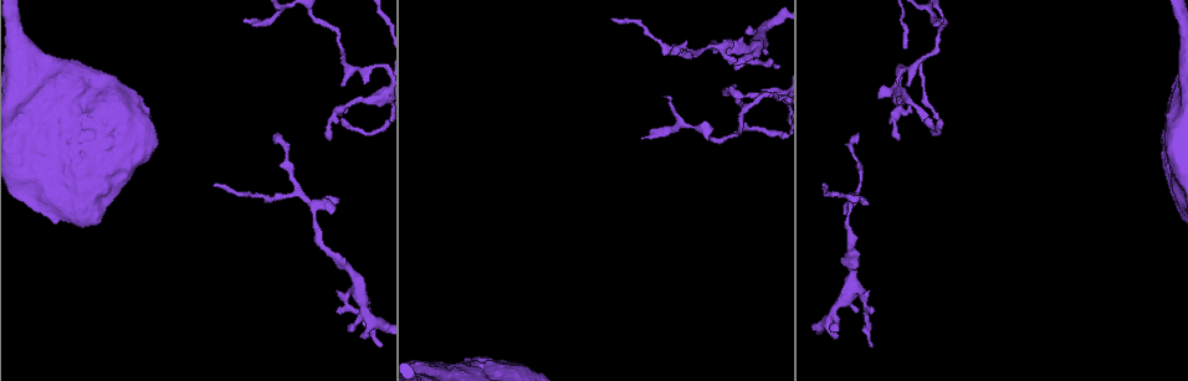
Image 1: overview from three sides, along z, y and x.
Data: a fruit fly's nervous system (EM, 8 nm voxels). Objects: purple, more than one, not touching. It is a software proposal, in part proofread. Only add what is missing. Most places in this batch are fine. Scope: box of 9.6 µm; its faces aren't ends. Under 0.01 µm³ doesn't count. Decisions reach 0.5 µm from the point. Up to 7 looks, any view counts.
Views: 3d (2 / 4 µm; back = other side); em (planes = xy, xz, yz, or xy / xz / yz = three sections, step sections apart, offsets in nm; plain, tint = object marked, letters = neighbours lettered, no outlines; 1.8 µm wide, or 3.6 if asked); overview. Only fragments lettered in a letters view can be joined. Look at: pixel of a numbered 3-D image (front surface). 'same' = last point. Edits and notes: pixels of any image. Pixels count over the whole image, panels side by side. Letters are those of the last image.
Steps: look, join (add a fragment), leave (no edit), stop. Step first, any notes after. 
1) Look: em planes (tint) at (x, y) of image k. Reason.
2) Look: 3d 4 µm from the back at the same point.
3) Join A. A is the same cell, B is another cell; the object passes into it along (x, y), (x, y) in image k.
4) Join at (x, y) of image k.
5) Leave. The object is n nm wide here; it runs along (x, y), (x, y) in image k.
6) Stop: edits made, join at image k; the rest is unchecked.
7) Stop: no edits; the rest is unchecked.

Look: em xy step 8 (letters) at (902, 105) of image 1. Narrows sharply.

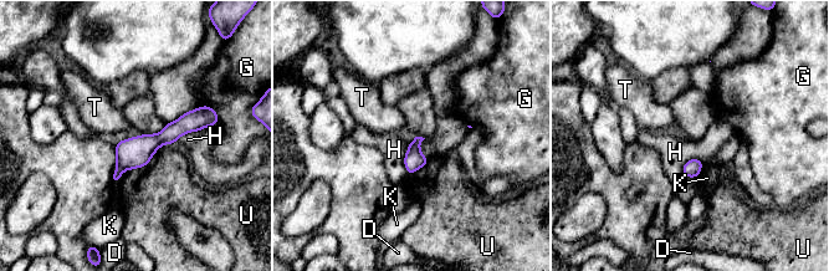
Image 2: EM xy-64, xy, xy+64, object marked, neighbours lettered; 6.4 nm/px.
Look: em planes (letters) at the same point.

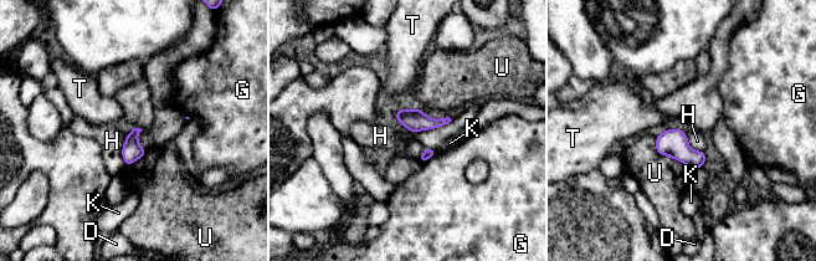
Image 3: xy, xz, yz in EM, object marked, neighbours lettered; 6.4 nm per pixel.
Leave. D, G, H, K, T and U are other cells; a border runs along (451, 119), (439, 127), (409, 132) in image 3; none of them fits.

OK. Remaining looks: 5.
Look: em planes (letters) at (612, 18) of image 1. Free end.

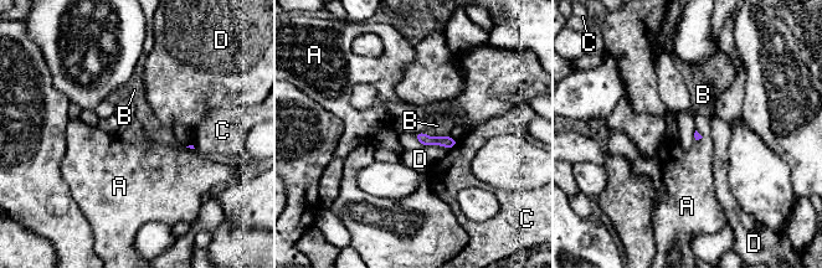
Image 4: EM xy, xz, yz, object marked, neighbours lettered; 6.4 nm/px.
Leave. A, B, C and D are other cells; a border runs along (422, 132), (432, 137), (448, 137) in image 4; no lettered fragment goes on from it.

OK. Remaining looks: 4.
Look: em xy step 16 (letters) at (674, 55) of image 1. An open end.

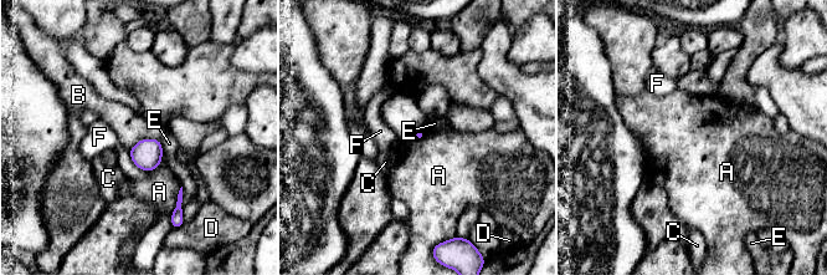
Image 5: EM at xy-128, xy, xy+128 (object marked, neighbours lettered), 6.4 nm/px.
Leave. The longest contact is with B, 220 nm; A, B, C, D, E and F are other cells; none of them fits.

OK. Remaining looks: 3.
Stop: no edits; the rest is unchecked.

